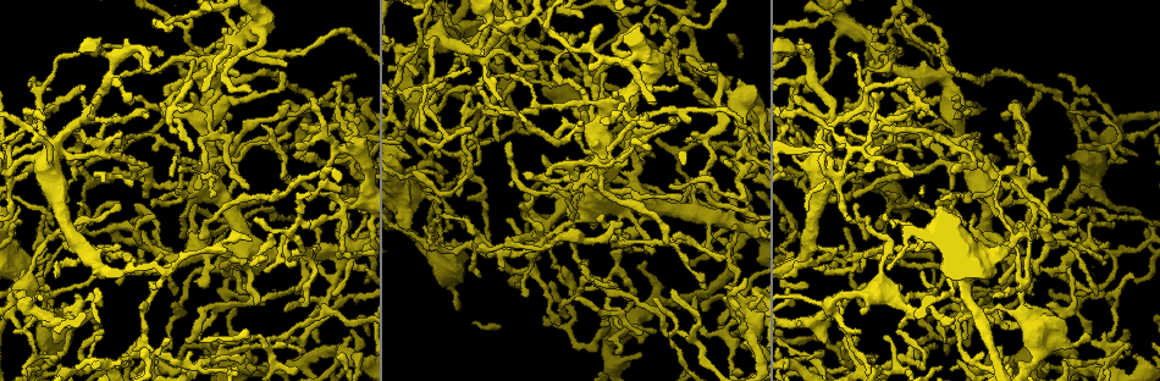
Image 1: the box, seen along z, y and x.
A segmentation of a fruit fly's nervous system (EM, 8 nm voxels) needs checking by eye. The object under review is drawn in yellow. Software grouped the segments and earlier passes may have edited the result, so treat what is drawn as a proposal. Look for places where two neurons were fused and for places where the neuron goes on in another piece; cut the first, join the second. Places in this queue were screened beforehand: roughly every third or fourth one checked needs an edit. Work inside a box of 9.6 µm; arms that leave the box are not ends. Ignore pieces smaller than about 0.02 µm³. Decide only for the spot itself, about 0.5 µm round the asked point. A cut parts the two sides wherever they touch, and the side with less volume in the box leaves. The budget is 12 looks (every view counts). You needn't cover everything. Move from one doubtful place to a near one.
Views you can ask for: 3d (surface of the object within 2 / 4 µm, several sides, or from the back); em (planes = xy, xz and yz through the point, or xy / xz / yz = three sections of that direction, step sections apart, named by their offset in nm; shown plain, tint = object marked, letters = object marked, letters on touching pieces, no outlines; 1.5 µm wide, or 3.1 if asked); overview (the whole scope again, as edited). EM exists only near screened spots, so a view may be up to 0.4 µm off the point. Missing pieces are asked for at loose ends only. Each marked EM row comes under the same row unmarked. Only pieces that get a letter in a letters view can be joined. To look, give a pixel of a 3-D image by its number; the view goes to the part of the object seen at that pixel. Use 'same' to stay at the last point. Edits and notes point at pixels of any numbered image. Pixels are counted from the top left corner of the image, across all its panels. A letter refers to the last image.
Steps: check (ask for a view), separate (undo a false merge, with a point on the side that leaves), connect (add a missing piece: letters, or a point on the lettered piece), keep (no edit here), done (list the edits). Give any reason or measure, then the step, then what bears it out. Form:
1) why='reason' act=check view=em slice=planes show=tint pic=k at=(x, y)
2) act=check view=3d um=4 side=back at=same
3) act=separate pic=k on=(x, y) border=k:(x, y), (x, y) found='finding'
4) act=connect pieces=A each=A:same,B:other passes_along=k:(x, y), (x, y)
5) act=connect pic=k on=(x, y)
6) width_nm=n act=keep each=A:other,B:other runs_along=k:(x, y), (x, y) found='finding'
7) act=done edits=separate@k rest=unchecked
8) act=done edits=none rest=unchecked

act=check view=3d um=4 pic=1 at=(476, 54)

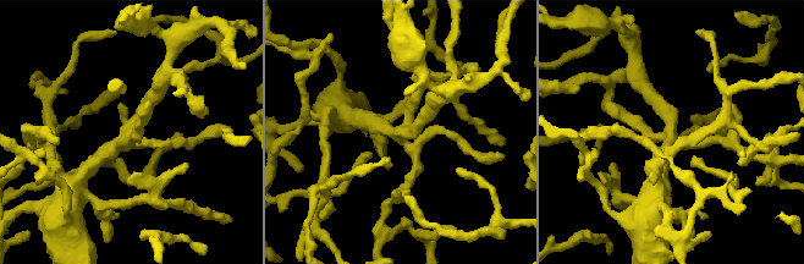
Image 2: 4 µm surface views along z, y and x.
why='now the EM' act=check view=em slice=planes show=tint pic=2 at=(124, 144)

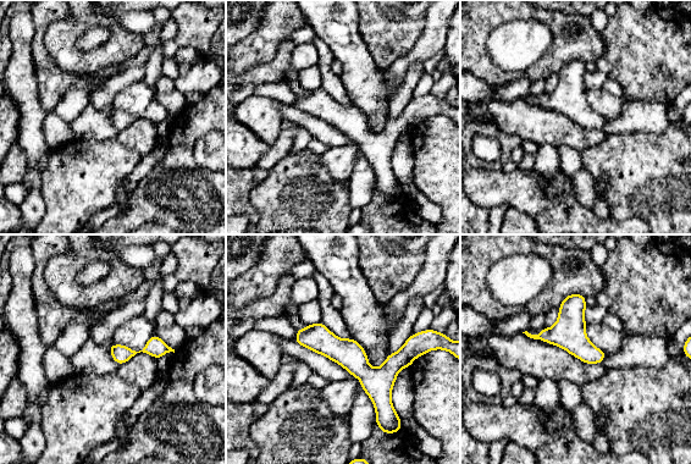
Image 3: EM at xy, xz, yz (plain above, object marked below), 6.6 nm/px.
act=check view=em slice=planes show=letters at=same

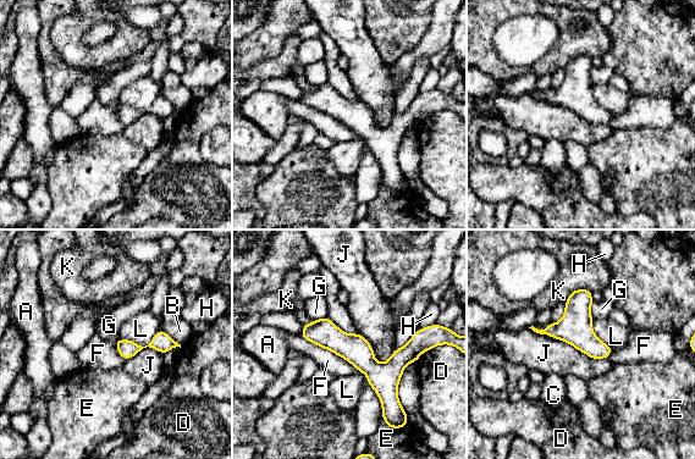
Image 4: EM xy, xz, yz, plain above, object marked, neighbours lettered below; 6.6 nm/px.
width_nm=120 act=keep each=A:other,B:other,C:other,D:other,E:other,F:other,G:other,H:other,J:other,K:other,L:other border=4:(529, 327), (606, 359) found='continuous, no second neuron'

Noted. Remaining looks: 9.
why='two arms in line, one across' act=check view=em slice=planes show=letters pic=1 at=(528, 235)

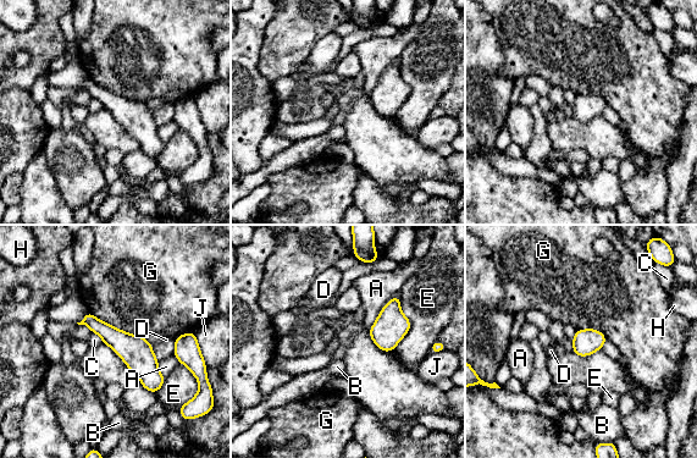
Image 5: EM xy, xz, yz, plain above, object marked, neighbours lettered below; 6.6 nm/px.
width_nm=170 act=keep each=A:other,B:other,C:other,D:other,E:other,G:other,H:other,J:other runs_along=5:(88, 316), (148, 371), (154, 388) found='one neuron here'

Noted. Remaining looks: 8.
why='calibre changes' act=check view=em slice=planes show=tint pic=1 at=(350, 207)

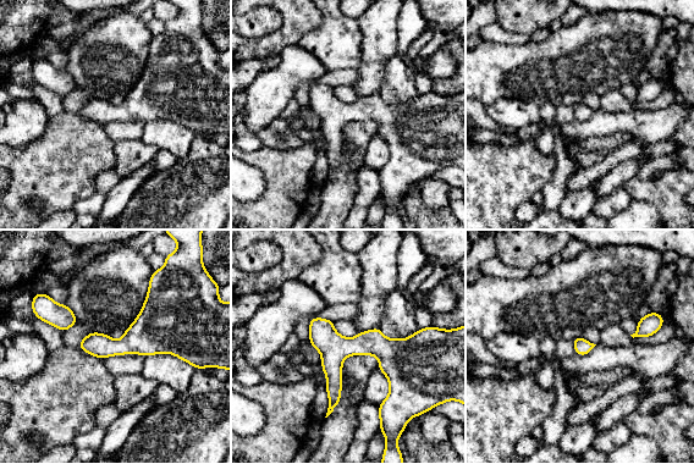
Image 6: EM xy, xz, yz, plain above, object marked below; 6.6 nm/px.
why='see the neighbours' act=check view=em slice=planes show=letters at=same

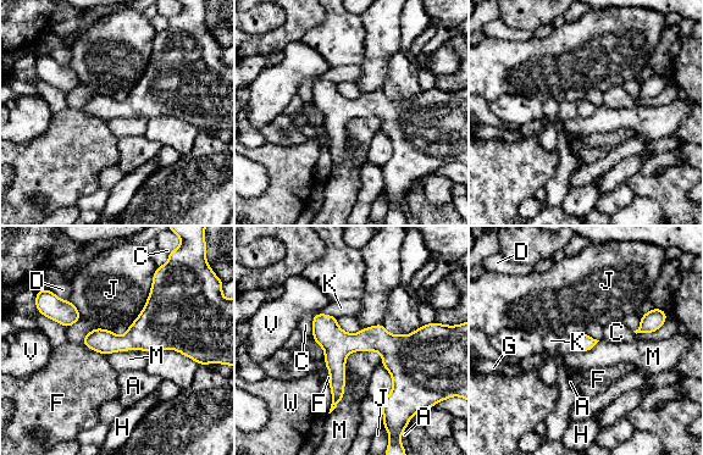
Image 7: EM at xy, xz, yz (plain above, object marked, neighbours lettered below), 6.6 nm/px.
act=keep each=A:other,C:other,D:other,F:other,G:other,H:other,J:other,K:other,M:other,V:other,W:other border=7:(378, 350), (347, 356), (328, 414) found='one neuron here'

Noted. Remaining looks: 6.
why='free end' act=check view=3d um=4 pic=1 at=(864, 240)

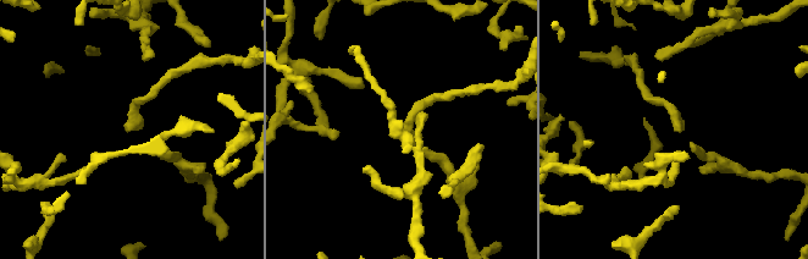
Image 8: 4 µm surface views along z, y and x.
why='now the EM' act=check view=em slice=planes show=letters pic=8 at=(679, 131)

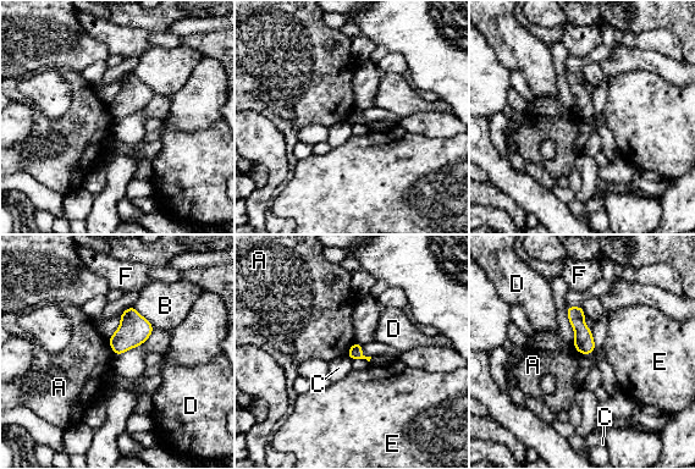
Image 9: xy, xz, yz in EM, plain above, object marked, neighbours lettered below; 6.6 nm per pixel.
width_nm=90 act=keep each=A:other,B:other,C:other,D:other,E:other,F:other border=9:(108, 340), (115, 354) found='none of them fits'

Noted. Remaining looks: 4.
why='branch stops here' act=check view=3d um=2 pic=1 at=(920, 151)

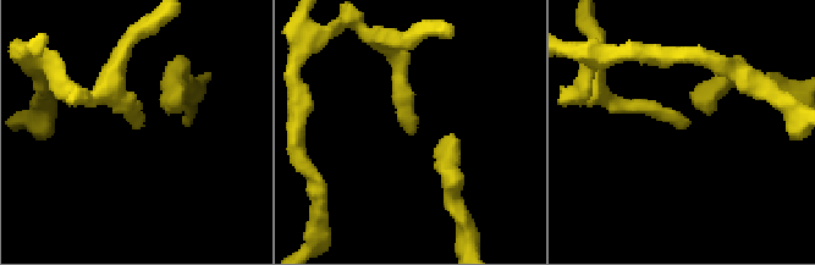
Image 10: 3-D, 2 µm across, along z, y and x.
act=check view=em slice=planes show=letters pic=10 at=(415, 132)

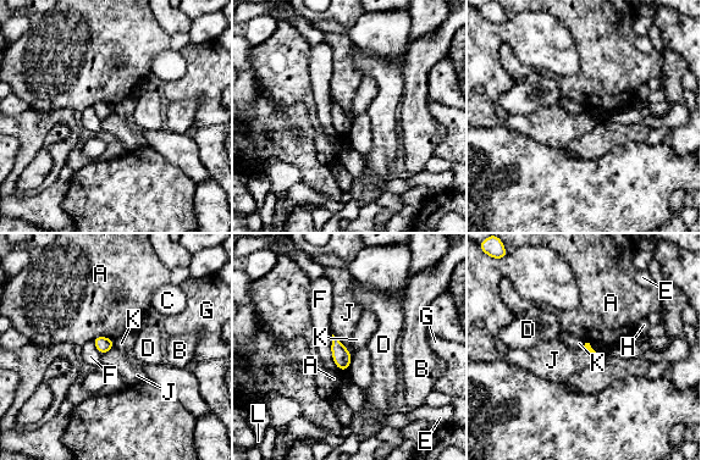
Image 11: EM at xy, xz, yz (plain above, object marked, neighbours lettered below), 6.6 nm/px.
act=keep each=A:other,B:other,C:other,D:other,E:other,F:other,G:other,H:other,J:other,K:other,L:other border=11:(92, 339), (105, 336), (112, 341) found='none of them fits'

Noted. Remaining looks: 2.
act=done edits=none rest=unchecked

